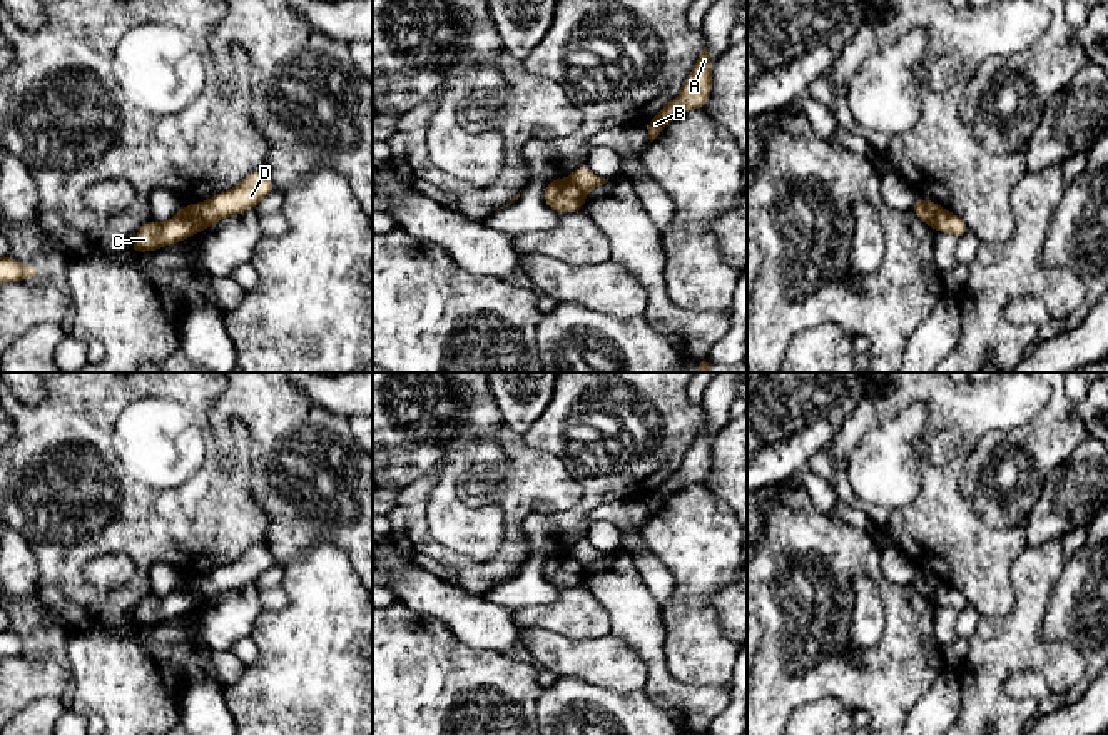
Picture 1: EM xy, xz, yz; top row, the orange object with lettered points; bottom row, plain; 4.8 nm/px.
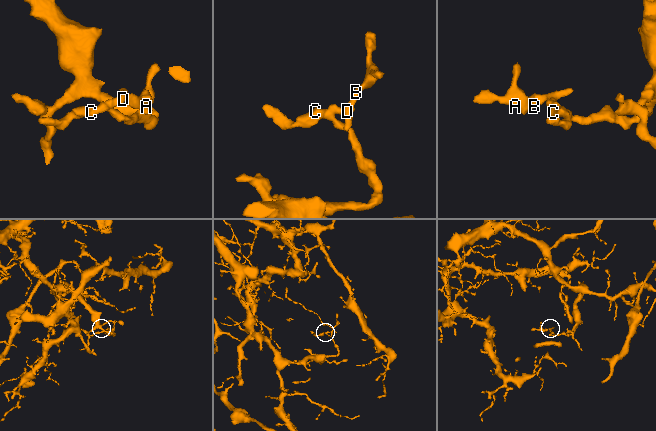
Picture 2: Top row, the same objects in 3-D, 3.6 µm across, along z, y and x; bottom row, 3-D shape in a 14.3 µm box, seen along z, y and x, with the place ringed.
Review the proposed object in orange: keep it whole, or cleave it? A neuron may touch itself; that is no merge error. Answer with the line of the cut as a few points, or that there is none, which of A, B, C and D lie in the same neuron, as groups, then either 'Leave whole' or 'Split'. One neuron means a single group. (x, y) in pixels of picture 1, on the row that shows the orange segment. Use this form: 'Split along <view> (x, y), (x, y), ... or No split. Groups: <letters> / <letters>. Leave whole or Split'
Split along xy (194, 204), (206, 228). Groups: A B D / C. Split

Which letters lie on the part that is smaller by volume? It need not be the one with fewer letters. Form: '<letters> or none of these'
A, B, D

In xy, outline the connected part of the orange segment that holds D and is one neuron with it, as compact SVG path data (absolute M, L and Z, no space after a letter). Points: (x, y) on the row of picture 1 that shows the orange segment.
M256 170L246 175L234 189L219 192L211 199L196 204L206 229L216 226L226 217L232 217L251 209L276 190L272 179L266 170Z

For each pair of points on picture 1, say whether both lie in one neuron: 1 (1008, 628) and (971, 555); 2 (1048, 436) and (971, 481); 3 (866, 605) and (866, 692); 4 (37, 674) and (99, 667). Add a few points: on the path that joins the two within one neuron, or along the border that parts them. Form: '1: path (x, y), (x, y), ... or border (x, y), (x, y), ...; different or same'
1: border (1011, 578), (1013, 605), (1001, 615), (980, 617); different
2: path (1030, 453), (996, 481), (990, 481); same
3: border (886, 613), (883, 635), (873, 645), (851, 642); different
4: border (50, 648), (67, 669), (69, 692); different

